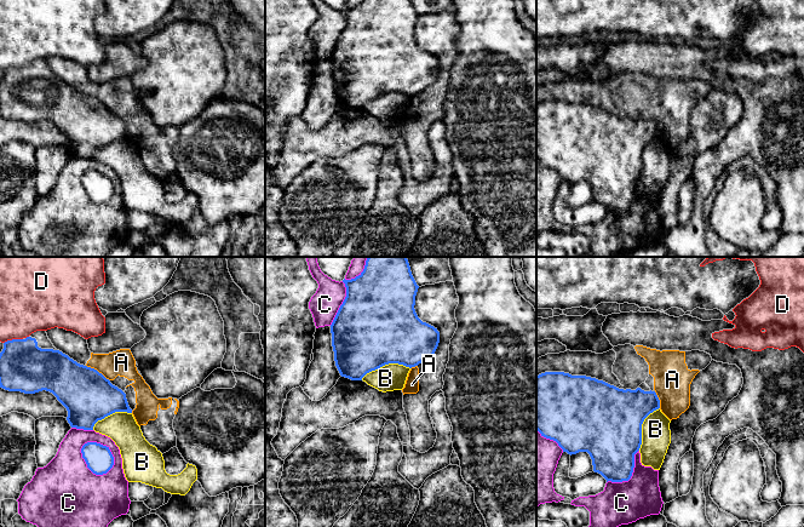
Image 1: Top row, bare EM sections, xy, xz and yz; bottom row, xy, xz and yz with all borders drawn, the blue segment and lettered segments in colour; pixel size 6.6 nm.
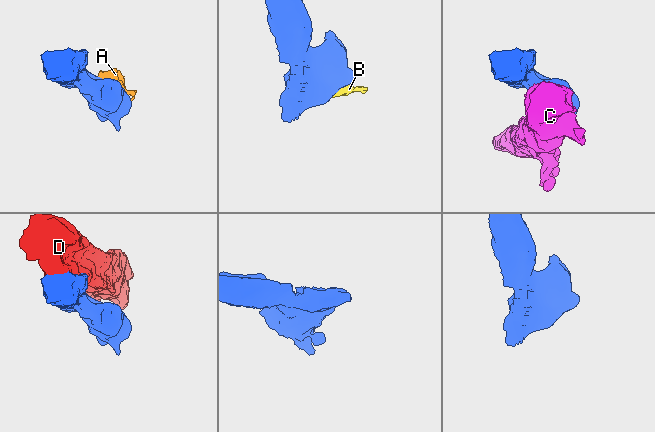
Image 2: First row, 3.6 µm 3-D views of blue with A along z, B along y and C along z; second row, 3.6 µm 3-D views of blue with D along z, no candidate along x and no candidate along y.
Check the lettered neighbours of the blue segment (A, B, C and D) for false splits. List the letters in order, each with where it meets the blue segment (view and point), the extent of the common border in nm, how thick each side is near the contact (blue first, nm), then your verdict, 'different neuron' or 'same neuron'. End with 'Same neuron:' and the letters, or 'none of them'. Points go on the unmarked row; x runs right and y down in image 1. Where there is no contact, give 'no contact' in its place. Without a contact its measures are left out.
A: meets blue in xy at (97, 99); contact 190 nm long; 340 nm thick on the blue side, 180 nm on the other; different neuron
B: meets blue in xz at (385, 92); contact 340 nm long; 500 nm thick on the blue side, 180 nm on the other; different neuron
C: meets blue in xy at (104, 175); contact 260 nm long; 180 nm thick on the blue side, 180 nm on the other; different neuron
D: meets blue in xy at (12, 68); contact 130 nm long; 320 nm thick on the blue side, 360 nm on the other; different neuron
Same neuron: none of them

